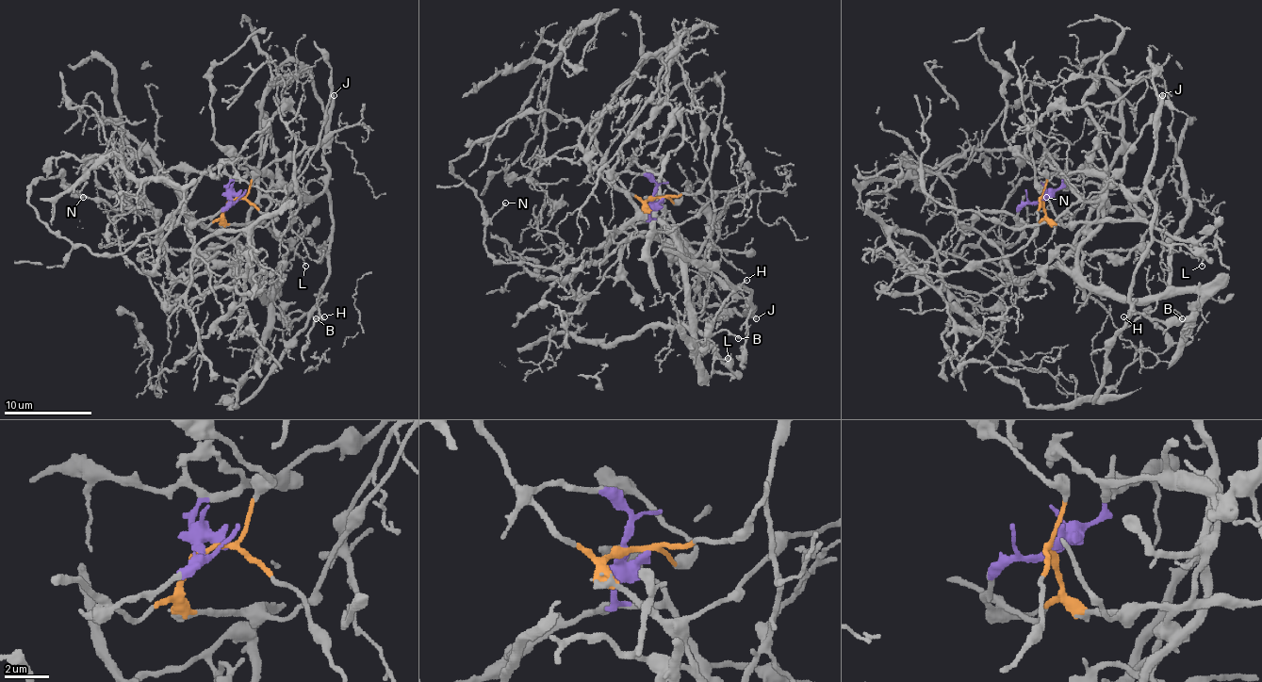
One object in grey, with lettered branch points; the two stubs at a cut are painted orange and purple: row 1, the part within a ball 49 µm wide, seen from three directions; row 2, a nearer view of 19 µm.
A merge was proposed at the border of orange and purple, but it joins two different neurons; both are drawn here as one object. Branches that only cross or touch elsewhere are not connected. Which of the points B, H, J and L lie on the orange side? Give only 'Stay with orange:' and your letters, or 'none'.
Stay with orange: L

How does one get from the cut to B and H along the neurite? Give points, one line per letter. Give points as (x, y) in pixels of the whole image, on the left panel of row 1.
B: (233, 200), (229, 185), (262, 171), (328, 195), (330, 267), (317, 305), (302, 318), (288, 316), (317, 318)
H: (233, 200), (229, 185), (262, 171), (310, 195), (328, 195), (332, 241), (319, 312), (323, 316)

